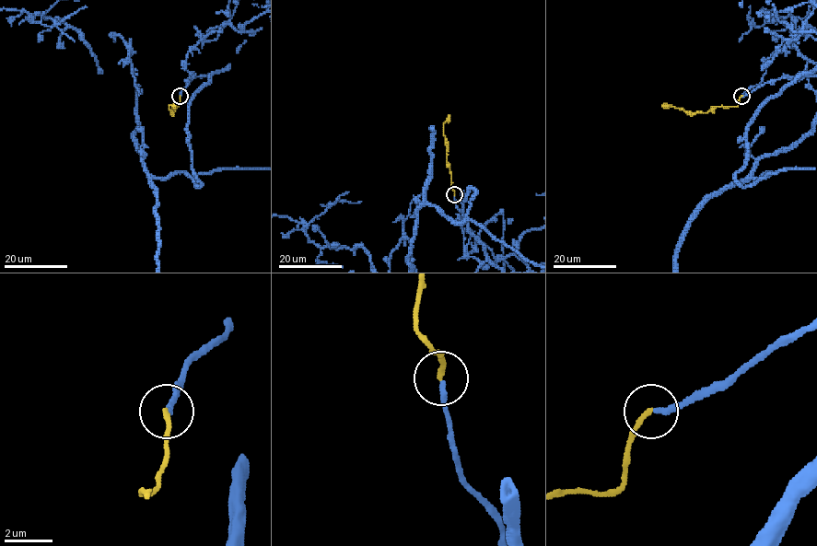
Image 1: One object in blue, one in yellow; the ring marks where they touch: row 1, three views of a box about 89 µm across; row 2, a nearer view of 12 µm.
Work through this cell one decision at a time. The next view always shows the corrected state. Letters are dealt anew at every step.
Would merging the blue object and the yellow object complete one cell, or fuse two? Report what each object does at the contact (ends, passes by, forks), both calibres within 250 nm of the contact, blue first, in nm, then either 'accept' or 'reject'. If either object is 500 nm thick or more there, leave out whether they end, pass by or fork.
blue ends | yellow ends | 240/200 nm | reject

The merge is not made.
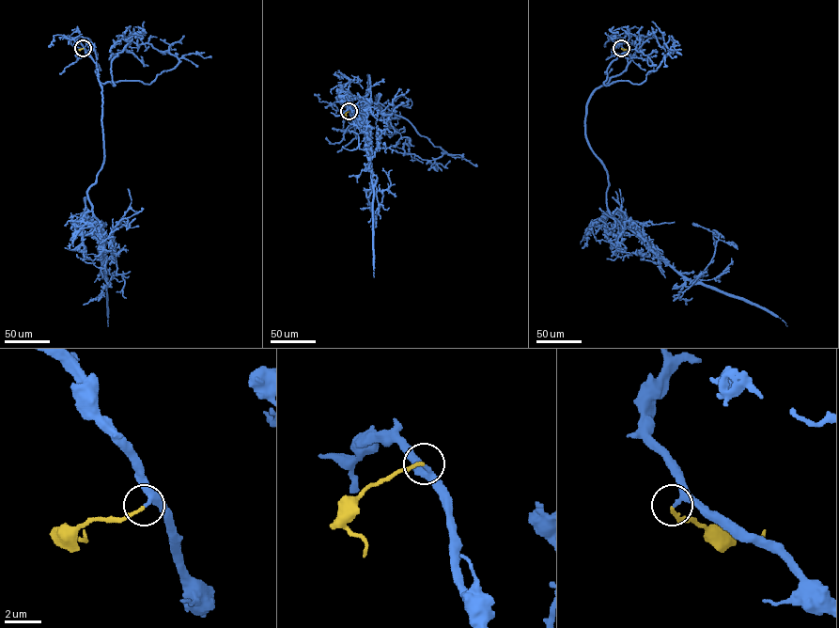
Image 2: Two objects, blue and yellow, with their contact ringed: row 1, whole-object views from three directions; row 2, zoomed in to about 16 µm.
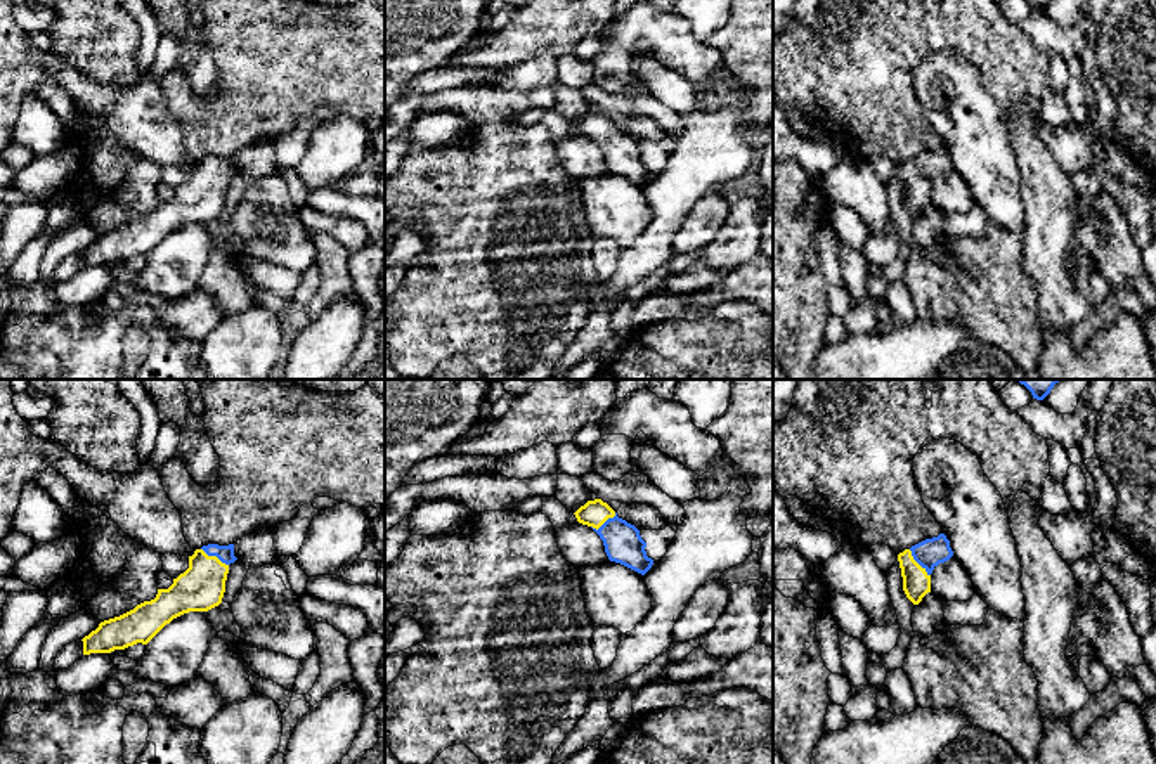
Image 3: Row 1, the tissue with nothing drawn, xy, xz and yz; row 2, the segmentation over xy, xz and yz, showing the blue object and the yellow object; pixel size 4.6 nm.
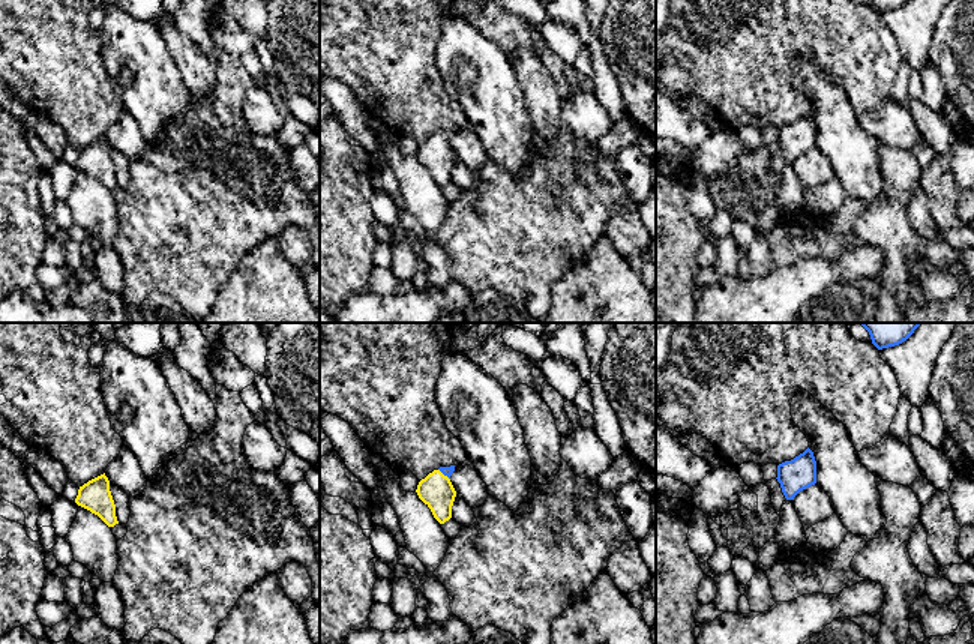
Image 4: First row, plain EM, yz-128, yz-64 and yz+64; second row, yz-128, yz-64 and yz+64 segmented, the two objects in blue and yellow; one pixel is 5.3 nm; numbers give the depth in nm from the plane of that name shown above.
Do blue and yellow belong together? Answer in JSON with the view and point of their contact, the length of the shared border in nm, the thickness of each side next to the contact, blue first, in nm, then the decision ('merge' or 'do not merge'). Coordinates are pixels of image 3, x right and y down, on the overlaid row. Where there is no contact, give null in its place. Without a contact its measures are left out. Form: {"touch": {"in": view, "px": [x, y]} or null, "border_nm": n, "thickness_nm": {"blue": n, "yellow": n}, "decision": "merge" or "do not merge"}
{"touch": {"in": "yz", "px": [917, 562]}, "border_nm": 160, "thickness_nm": {"blue": 140, "yellow": 130}, "decision": "merge"}

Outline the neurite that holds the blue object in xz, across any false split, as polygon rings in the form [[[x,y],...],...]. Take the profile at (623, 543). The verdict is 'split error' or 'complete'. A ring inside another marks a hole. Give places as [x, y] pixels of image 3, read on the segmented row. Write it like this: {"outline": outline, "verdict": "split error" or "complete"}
{"outline": [[[601,499],[588,501],[574,515],[579,523],[591,527],[600,535],[610,561],[641,575],[652,568],[653,560],[646,556],[646,542],[640,530],[619,518],[607,502]]], "verdict": "split error"}

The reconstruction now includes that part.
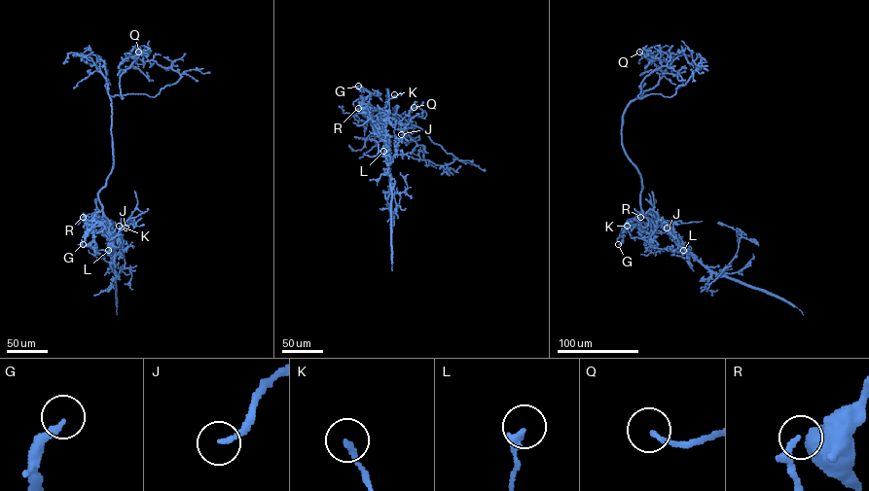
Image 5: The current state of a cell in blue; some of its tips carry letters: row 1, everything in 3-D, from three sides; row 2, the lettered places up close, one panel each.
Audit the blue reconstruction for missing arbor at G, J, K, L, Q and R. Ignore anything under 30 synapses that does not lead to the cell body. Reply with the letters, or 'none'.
none

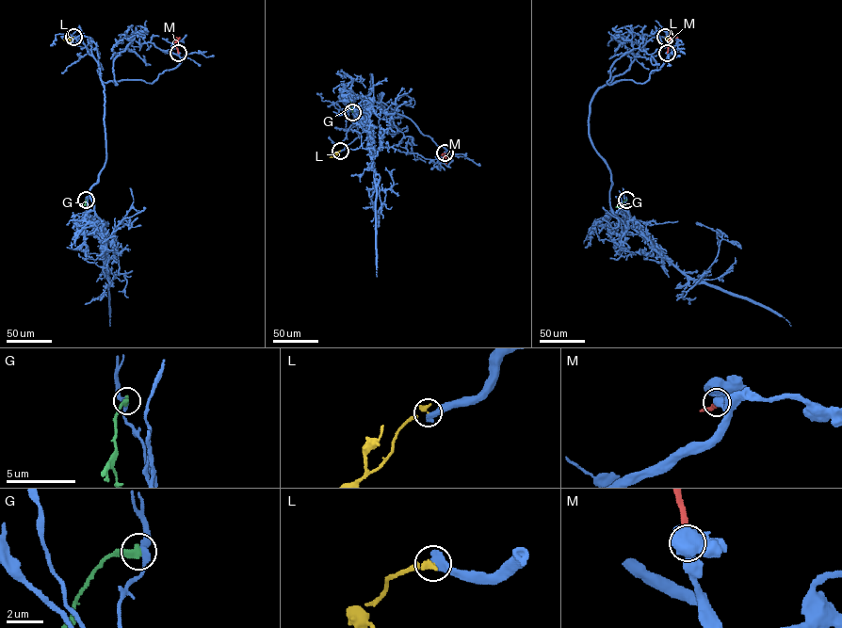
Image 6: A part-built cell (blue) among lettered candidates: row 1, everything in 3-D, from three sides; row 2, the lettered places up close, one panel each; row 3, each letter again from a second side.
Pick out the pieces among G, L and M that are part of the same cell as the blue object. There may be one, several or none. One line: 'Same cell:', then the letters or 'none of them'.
Same cell: M

